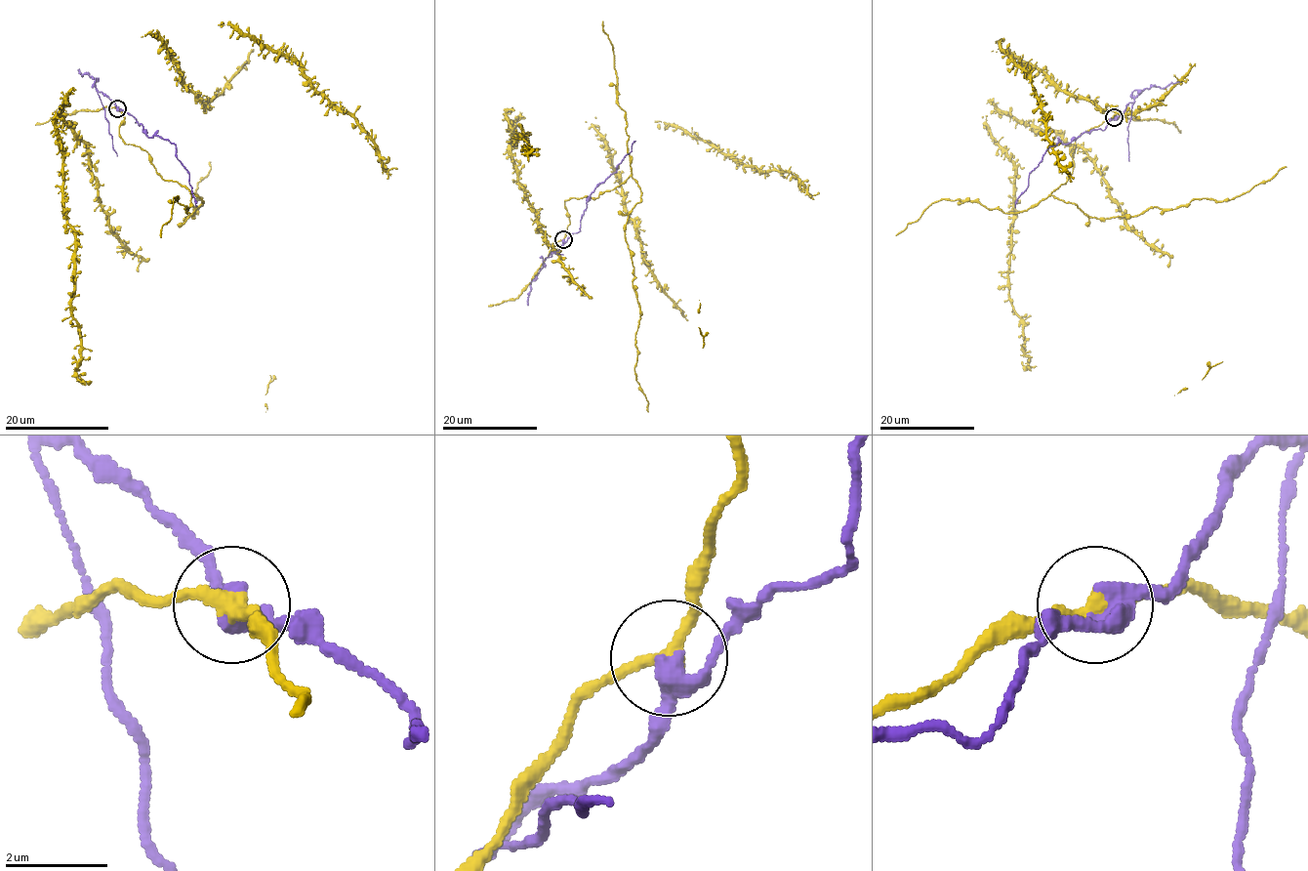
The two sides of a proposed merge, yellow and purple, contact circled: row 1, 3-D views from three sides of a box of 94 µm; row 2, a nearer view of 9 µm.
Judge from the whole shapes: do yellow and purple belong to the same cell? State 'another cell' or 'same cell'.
another cell

